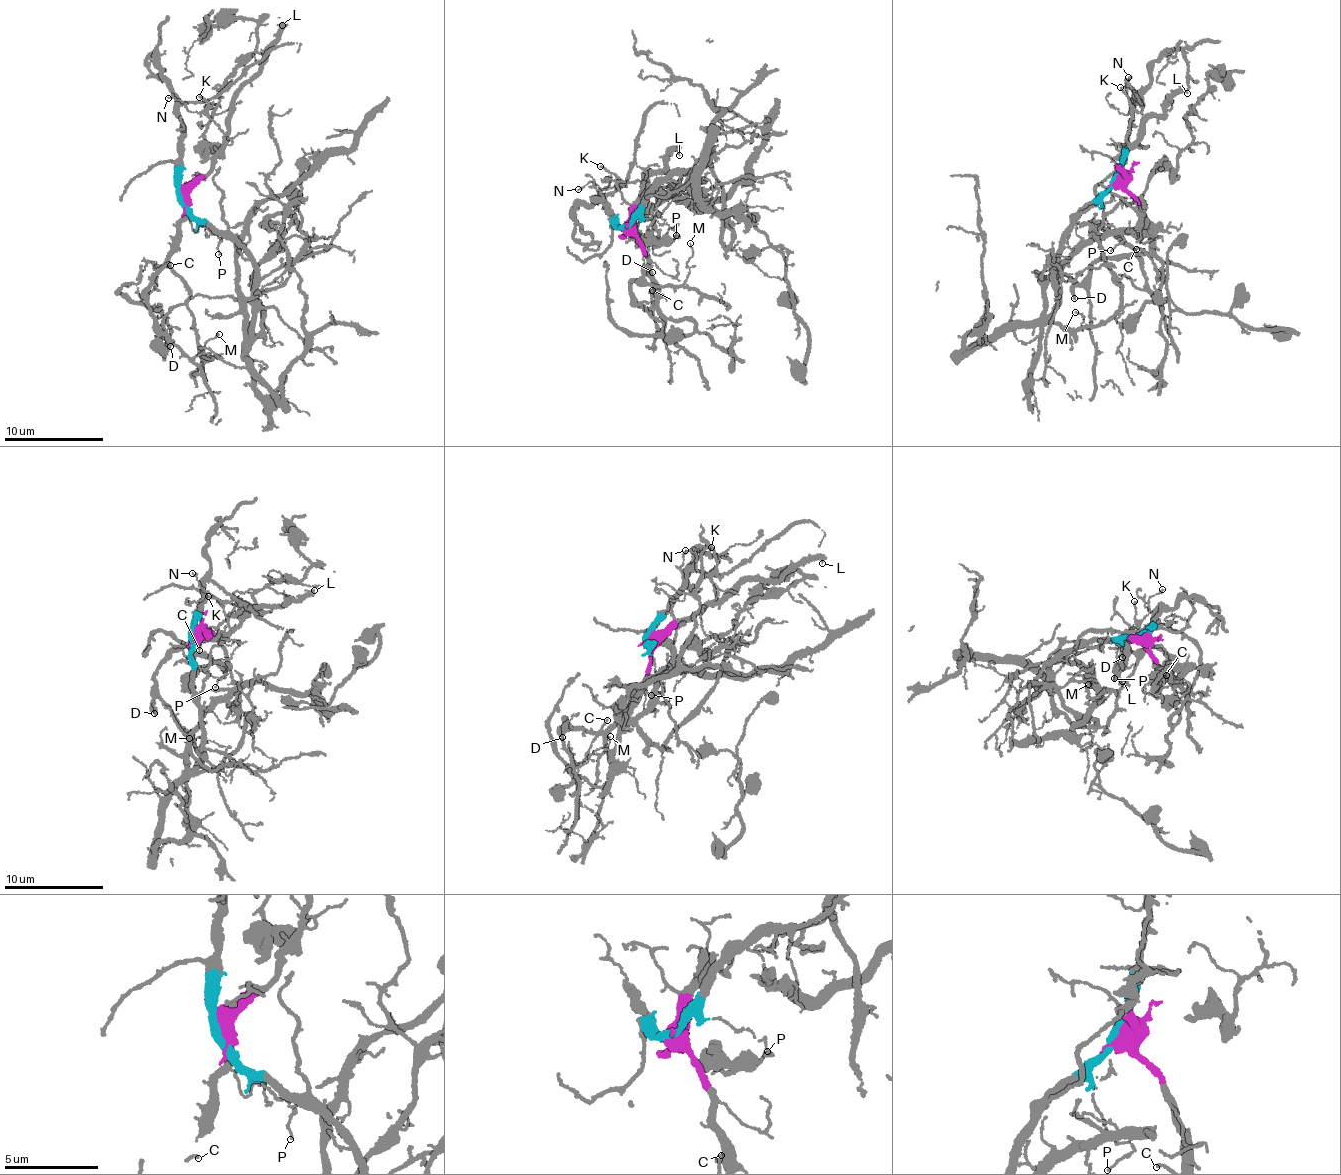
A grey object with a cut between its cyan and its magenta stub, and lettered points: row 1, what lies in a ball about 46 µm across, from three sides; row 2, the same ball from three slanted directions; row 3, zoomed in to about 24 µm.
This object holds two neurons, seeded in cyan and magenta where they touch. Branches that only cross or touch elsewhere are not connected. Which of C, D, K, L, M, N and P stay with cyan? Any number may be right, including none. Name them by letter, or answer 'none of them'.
P

